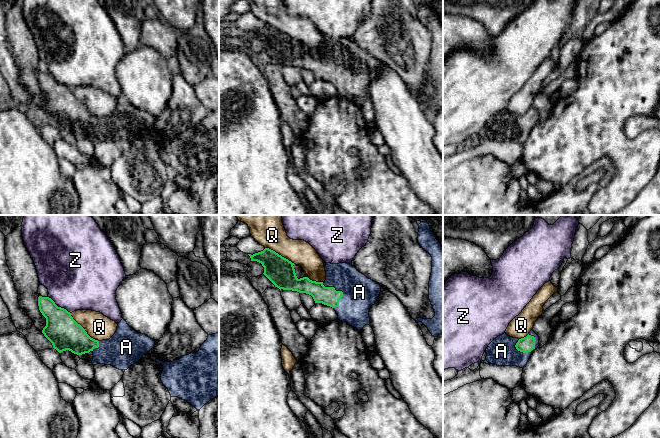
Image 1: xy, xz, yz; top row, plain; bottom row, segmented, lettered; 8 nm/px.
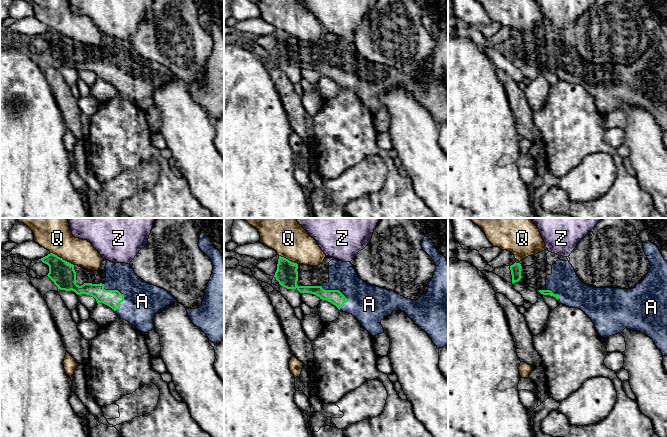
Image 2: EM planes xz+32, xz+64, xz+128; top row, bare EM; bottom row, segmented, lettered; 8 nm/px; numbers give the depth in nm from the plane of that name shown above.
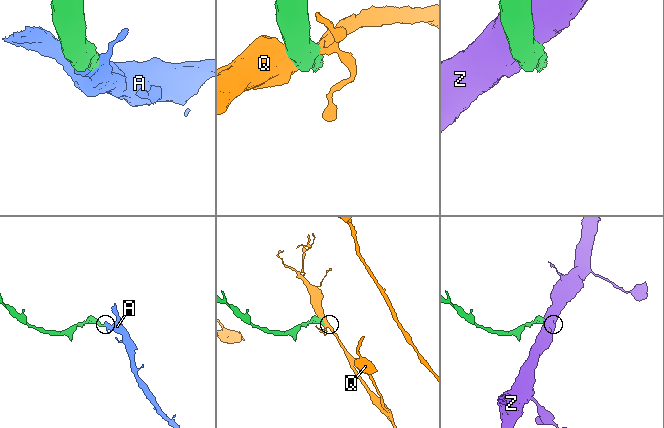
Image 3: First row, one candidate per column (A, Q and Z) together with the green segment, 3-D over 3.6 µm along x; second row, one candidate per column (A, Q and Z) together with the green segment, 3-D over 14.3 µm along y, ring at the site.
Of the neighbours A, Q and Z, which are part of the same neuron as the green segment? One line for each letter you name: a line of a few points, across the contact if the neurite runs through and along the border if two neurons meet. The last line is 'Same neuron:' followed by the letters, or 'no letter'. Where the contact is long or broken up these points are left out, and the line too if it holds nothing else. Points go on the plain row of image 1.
A: line yz (527, 120), (529, 127), (501, 127)
Same neuron: A

